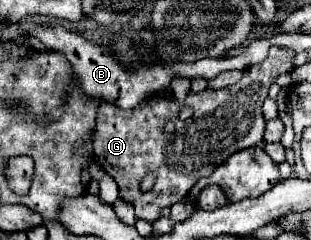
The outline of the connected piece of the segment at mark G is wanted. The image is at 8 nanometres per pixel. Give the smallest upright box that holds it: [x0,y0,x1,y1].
[93,46,293,222]

